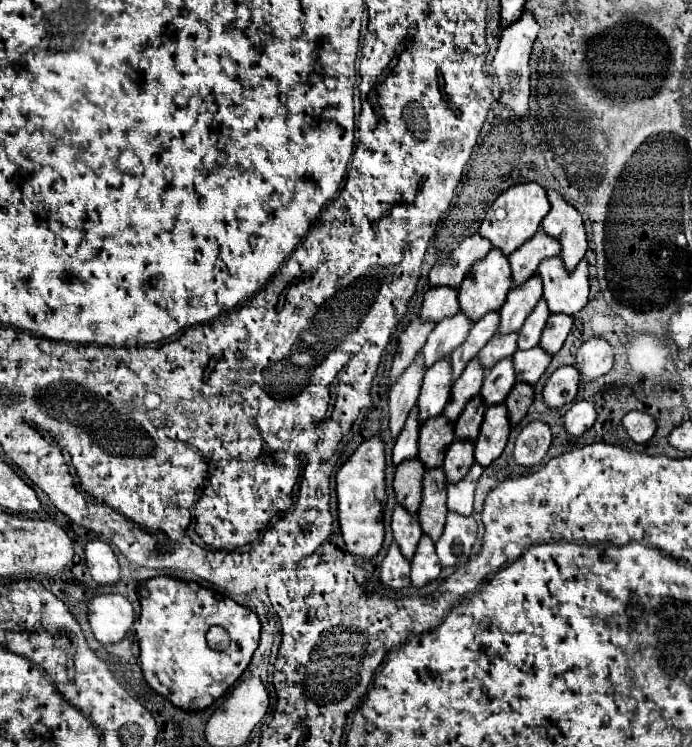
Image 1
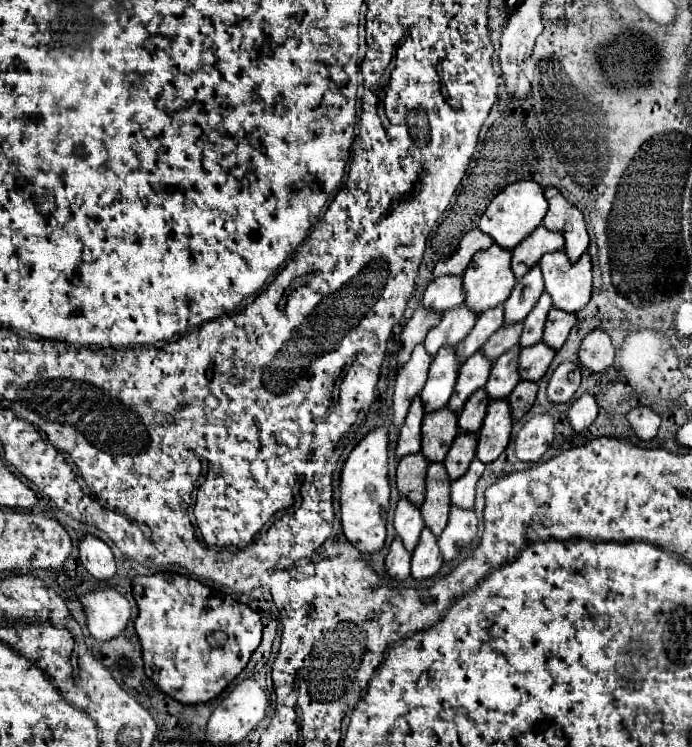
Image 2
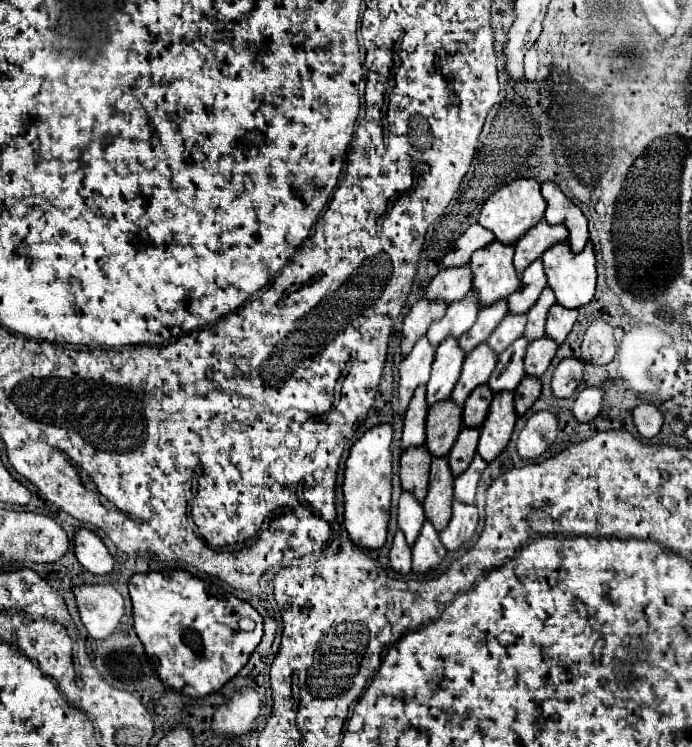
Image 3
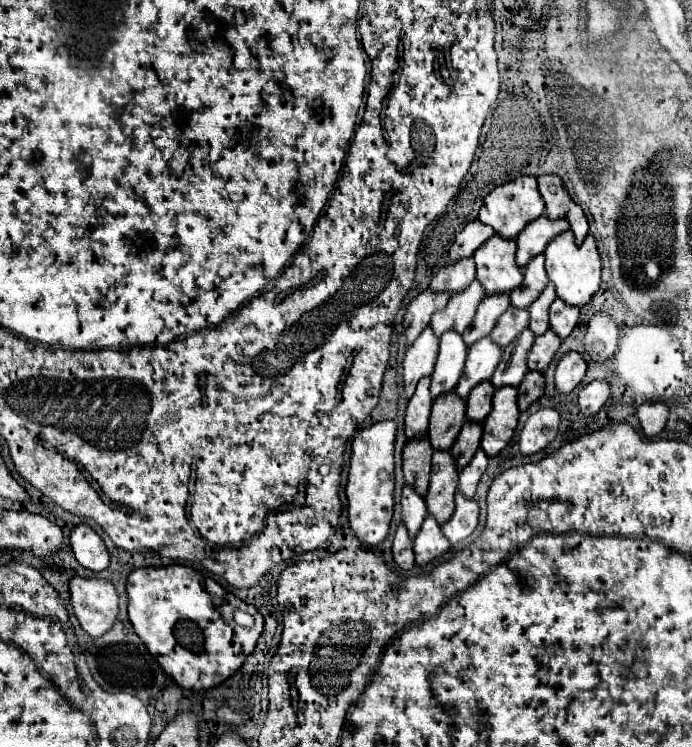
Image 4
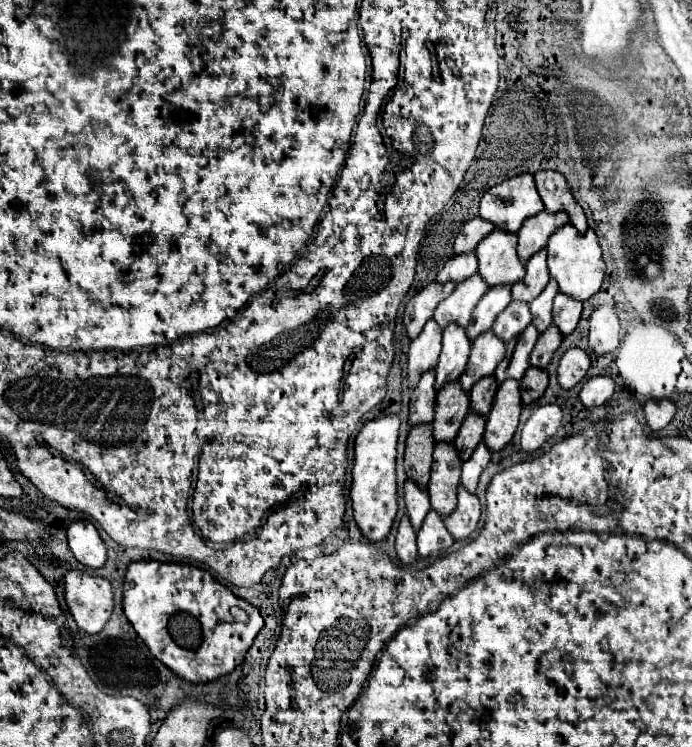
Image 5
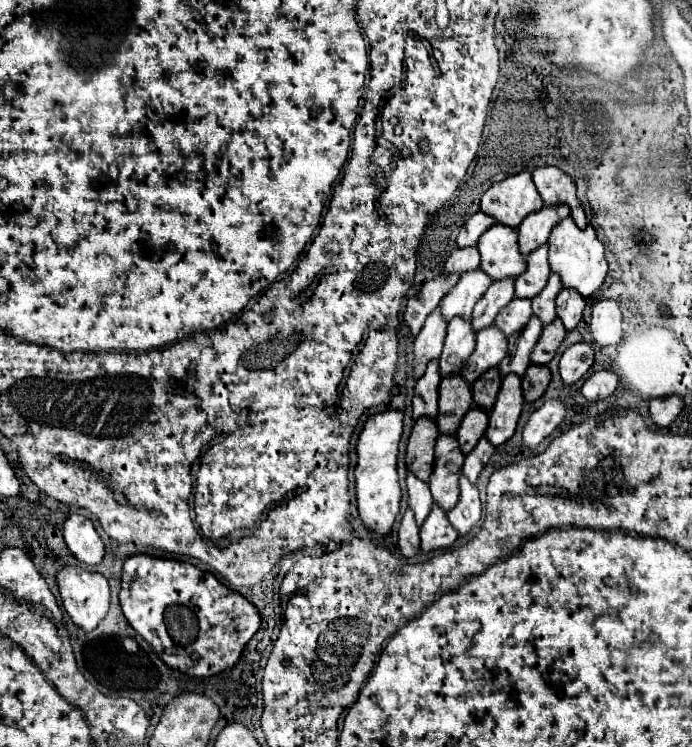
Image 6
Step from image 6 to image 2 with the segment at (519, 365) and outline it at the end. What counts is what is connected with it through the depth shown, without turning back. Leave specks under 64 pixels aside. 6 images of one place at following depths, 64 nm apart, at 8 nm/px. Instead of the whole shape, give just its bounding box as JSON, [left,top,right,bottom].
[484,346,520,400]

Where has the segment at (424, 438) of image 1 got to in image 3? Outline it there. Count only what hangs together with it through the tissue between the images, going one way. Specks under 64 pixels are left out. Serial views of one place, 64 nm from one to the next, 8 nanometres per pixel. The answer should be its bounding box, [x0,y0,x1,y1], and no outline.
[424,402,462,456]

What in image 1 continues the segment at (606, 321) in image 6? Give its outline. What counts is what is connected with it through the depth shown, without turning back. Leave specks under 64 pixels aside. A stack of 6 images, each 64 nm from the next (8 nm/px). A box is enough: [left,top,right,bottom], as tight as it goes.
[576,338,614,382]

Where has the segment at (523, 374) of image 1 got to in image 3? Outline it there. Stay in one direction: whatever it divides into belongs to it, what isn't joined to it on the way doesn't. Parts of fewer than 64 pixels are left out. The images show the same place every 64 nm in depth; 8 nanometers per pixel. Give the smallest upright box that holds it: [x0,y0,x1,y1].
[524,336,558,378]

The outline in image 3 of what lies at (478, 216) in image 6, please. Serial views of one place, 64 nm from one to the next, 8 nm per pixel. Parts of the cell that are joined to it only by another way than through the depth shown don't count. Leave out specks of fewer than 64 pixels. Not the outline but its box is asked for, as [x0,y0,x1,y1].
[442,224,494,268]

